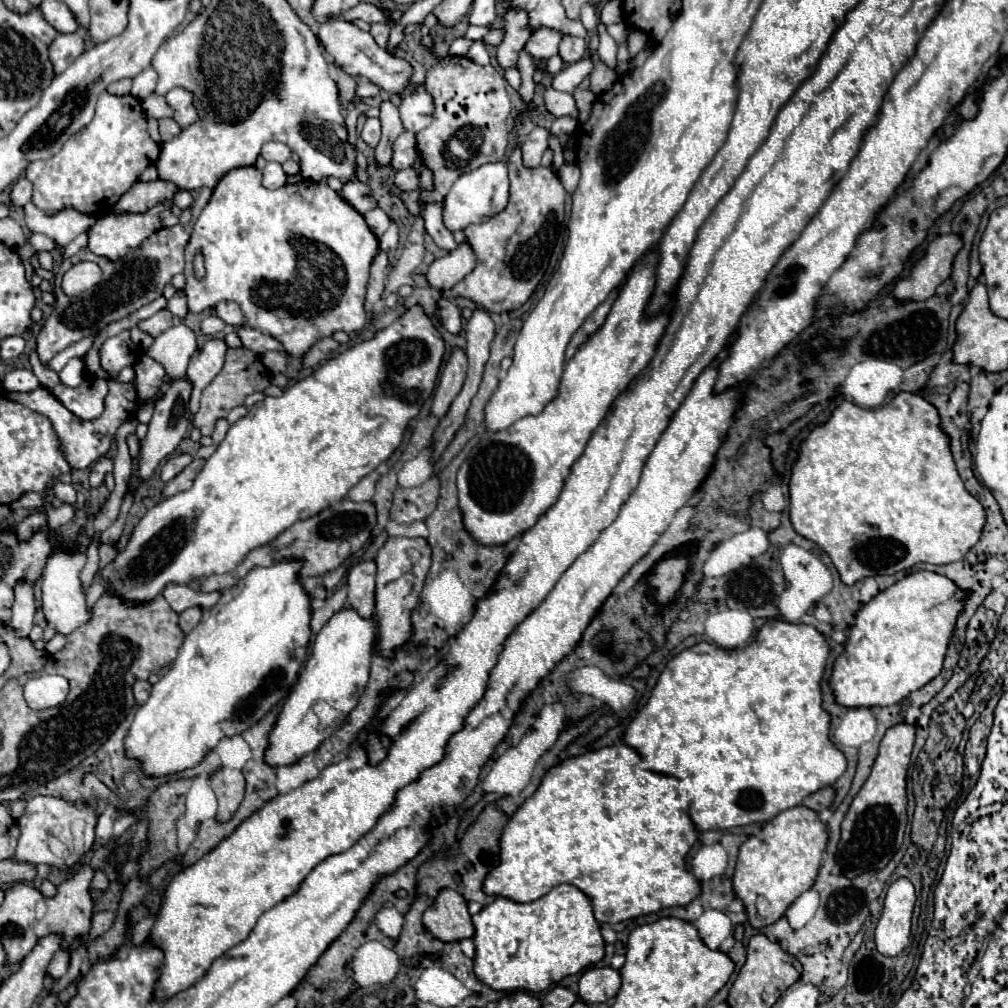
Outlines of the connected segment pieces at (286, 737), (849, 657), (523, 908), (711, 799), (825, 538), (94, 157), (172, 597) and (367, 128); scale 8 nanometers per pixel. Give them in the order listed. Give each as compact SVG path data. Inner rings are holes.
M351 608L337 612L325 628L315 638L311 656L299 674L299 680L285 700L275 726L269 732L269 746L265 750L265 764L271 768L291 766L299 762L303 756L315 752L325 738L329 738L331 728L321 728L319 716L315 714L313 706L317 702L327 702L331 708L343 712L345 716L357 706L361 692L369 680L369 664L371 664L371 650L375 644L375 624L373 620L363 620Z
M919 570L863 604L845 650L833 666L831 688L837 702L847 708L891 706L931 682L943 668L949 640L969 594L947 576Z
M559 884L549 894L533 902L513 902L509 898L497 896L479 914L473 916L475 924L475 974L477 978L491 986L493 990L527 990L543 992L557 984L565 976L577 974L593 964L597 964L605 954L605 940L601 936L599 922L593 916L593 904L587 894L583 894L573 884Z
M767 620L761 630L757 632L755 640L749 642L745 648L737 648L737 650L725 650L717 644L709 644L709 642L701 642L695 644L693 648L683 650L681 654L677 654L661 672L651 698L647 700L645 708L633 718L633 722L627 726L625 730L625 744L633 746L645 766L653 772L659 774L671 774L675 778L681 780L679 784L679 798L681 800L689 800L689 814L691 820L695 822L699 832L707 832L707 830L725 830L725 828L735 828L735 826L745 826L745 824L753 824L753 822L769 822L771 818L775 818L779 812L793 808L797 804L803 802L803 798L807 798L809 794L831 786L847 768L847 758L845 754L829 740L829 728L831 728L831 716L829 712L821 706L823 698L821 698L821 680L825 674L825 664L829 658L829 642L827 638L811 624L791 624L785 620Z
M899 392L899 394L895 394L895 398L889 404L875 408L875 410L857 408L853 402L839 404L833 410L831 418L825 424L813 428L811 434L807 436L807 440L801 444L801 456L793 466L789 492L791 492L789 516L791 516L791 524L793 524L795 532L799 532L807 540L815 542L829 554L831 562L835 564L835 568L841 574L841 580L847 586L853 586L857 580L863 580L873 574L895 574L899 570L907 570L919 562L929 562L929 564L939 564L939 566L957 562L957 560L961 560L961 556L965 556L965 552L969 552L969 548L973 544L977 544L981 530L985 526L985 520L987 520L985 508L981 508L981 502L967 492L967 488L957 472L957 466L955 466L955 460L951 454L951 440L941 428L941 416L939 416L937 408L933 404L929 404L923 396L913 394L913 392Z
M103 92L97 100L93 120L75 136L71 136L59 154L49 160L37 160L25 170L33 184L33 202L45 212L57 212L75 206L93 216L107 216L113 204L125 194L141 172L155 164L159 144L147 132L147 120L139 108L139 100L131 94L115 96Z
M171 582L171 584L165 586L163 596L169 602L169 606L177 614L181 614L183 610L187 610L191 606L201 606L203 610L211 608L219 600L221 592L209 592L209 594L205 594L205 592L199 592L199 590L189 588L189 586L181 586L181 584L173 584Z
M367 118L365 126L363 126L363 132L361 132L361 138L373 148L379 144L379 138L381 138L381 122L379 122L379 118Z

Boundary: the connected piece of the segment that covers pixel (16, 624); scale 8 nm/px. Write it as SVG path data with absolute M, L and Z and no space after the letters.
M19 580L15 586L15 602L13 602L13 618L11 624L19 636L29 636L33 628L35 602L33 602L33 584L27 580Z

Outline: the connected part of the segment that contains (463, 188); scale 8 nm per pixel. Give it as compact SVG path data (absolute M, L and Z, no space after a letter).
M503 162L495 164L483 164L481 168L467 172L465 176L459 176L451 190L445 196L445 226L455 232L463 230L469 224L483 224L497 212L501 212L509 198L509 180L507 180L507 166Z

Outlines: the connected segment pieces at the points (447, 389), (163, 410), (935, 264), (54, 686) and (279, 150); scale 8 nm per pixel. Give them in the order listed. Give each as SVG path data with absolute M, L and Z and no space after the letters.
M455 350L447 362L447 366L441 372L439 378L439 386L435 390L433 396L433 406L431 412L437 418L443 418L449 412L451 402L455 400L455 396L461 392L463 382L465 382L465 374L467 374L467 356L463 350Z
M177 378L169 384L167 392L155 402L155 410L153 410L153 418L149 422L149 432L147 432L147 438L141 442L141 452L139 452L139 470L137 470L137 476L141 480L147 480L153 470L157 468L157 464L169 456L177 446L179 442L183 440L185 432L187 432L187 426L191 422L191 412L189 412L189 396L191 396L191 390L193 390L193 384L189 378Z
M959 234L937 236L929 242L925 256L911 268L909 278L903 278L895 284L893 294L901 300L927 300L935 294L937 286L951 276L953 260L963 248Z
M57 674L33 676L25 682L25 702L33 710L47 710L61 704L69 694L69 680Z
M267 142L263 148L261 148L261 156L265 160L275 160L279 164L283 164L285 160L291 158L291 150L289 146L281 144L281 142Z

